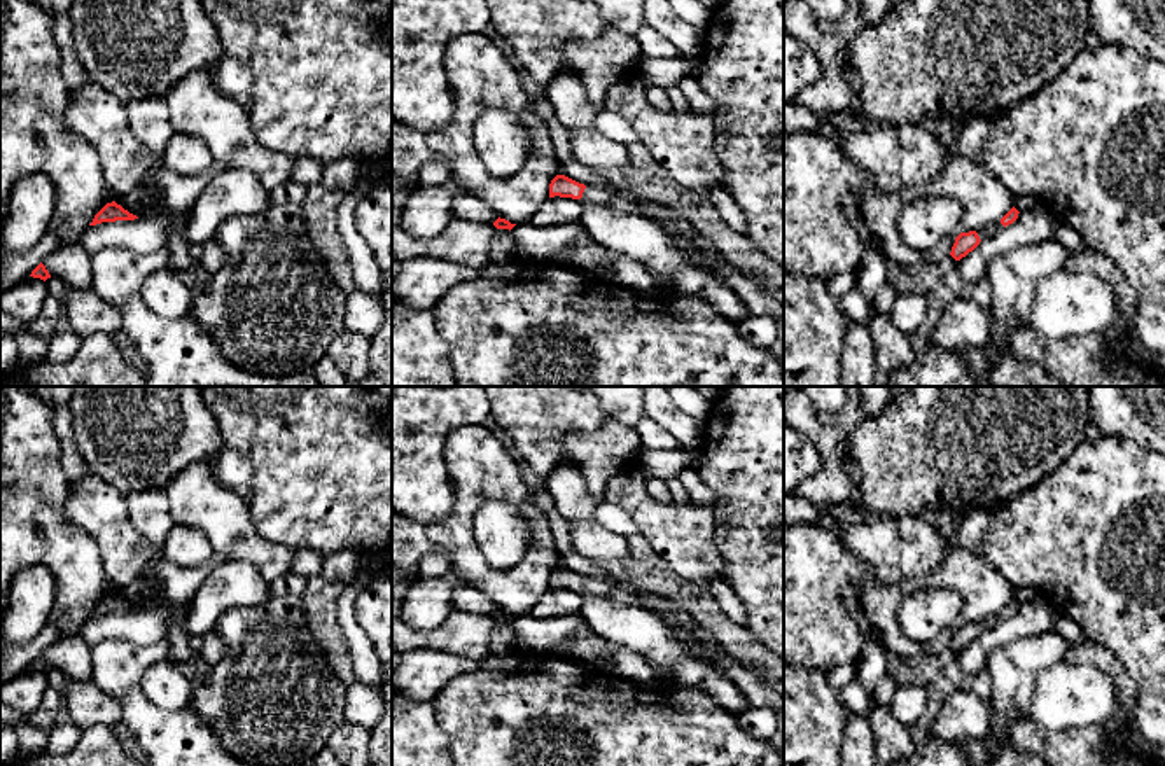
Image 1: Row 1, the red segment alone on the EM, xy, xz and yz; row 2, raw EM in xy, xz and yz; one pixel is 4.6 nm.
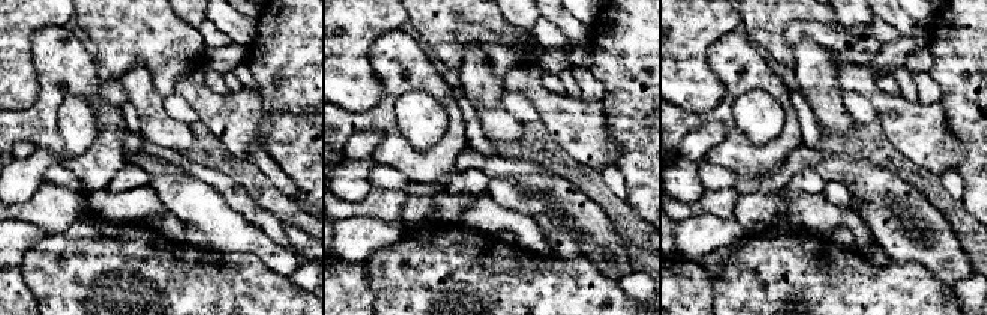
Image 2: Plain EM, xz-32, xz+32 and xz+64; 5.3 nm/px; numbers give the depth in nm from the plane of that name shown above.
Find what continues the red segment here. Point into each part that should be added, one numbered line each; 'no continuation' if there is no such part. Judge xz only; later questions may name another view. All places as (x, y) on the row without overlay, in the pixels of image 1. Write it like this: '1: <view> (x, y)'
1: xz (627, 593)

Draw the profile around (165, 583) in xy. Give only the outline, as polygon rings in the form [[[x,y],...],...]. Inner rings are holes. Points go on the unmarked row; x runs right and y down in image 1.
[[[215,553],[203,567],[187,570],[175,567],[163,556],[143,579],[122,588],[121,598],[136,609],[145,609],[150,600],[159,603],[191,603],[212,570],[227,560]]]

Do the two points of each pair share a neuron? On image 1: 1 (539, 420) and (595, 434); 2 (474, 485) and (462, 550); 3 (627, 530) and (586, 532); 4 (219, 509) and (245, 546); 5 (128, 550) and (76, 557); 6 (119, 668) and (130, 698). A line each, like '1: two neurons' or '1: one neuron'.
1: one neuron
2: one neuron
3: two neurons
4: one neuron
5: two neurons
6: one neuron

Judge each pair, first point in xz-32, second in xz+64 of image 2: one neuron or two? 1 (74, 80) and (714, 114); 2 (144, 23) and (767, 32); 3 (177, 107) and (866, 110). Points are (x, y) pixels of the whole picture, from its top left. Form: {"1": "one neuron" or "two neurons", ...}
{"1": "one neuron", "2": "one neuron", "3": "one neuron"}

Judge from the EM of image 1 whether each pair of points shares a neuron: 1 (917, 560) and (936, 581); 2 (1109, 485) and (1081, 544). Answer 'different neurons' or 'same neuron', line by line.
1: different neurons
2: same neuron

